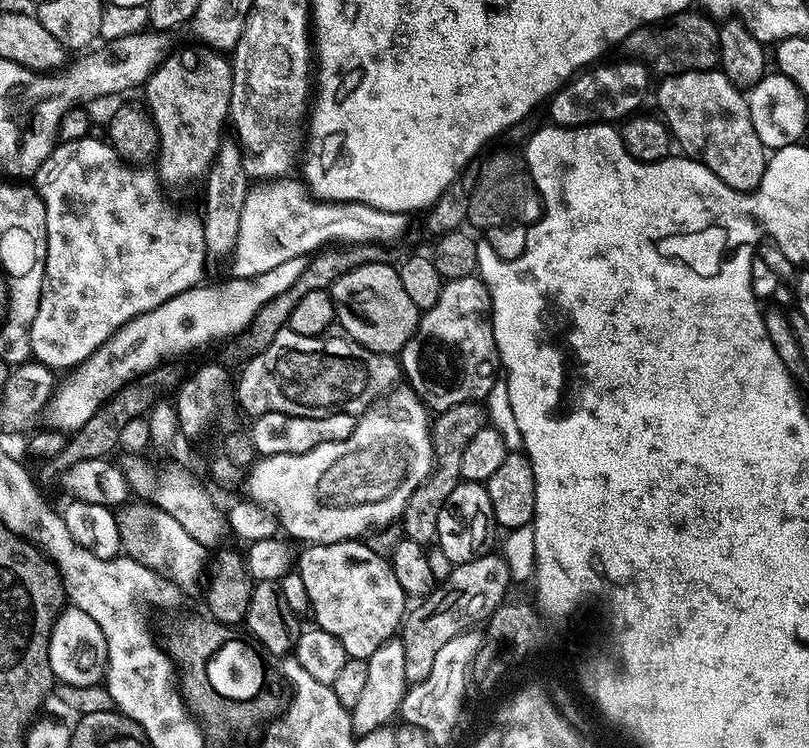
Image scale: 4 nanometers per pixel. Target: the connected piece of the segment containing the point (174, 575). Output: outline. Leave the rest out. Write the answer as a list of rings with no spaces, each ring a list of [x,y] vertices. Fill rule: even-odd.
[[[140,502],[132,503],[121,507],[116,517],[123,555],[136,559],[142,566],[171,578],[183,590],[194,587],[199,580],[201,583],[206,572],[206,549],[198,542],[194,542],[194,538],[190,538],[190,534],[182,530],[182,522],[170,518],[170,514],[161,512],[155,506],[145,506]]]

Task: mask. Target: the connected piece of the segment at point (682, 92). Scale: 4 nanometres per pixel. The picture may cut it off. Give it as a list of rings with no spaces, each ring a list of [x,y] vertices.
[[[713,70],[711,72],[680,72],[676,76],[665,76],[659,81],[660,85],[656,88],[656,104],[659,115],[662,117],[665,124],[668,126],[668,131],[672,134],[673,141],[680,142],[683,138],[688,143],[688,148],[692,154],[698,154],[699,159],[709,168],[718,178],[722,178],[722,182],[726,182],[726,186],[730,186],[733,192],[751,192],[762,182],[764,168],[767,166],[769,157],[766,155],[764,143],[758,138],[758,130],[754,130],[754,122],[750,122],[750,110],[745,93],[741,89],[736,88],[731,84],[730,79],[721,70]]]

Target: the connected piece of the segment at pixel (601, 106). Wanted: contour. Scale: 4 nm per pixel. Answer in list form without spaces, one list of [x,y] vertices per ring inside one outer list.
[[[624,58],[617,64],[597,63],[581,71],[571,82],[547,101],[546,109],[551,123],[563,124],[566,128],[577,128],[579,124],[603,124],[620,122],[633,115],[644,100],[648,88],[649,65],[636,58]]]

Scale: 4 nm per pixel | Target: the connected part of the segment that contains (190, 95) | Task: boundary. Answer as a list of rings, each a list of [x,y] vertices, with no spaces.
[[[203,42],[193,43],[189,48],[173,47],[142,88],[148,99],[146,111],[160,139],[158,176],[168,184],[199,181],[207,173],[222,143],[224,119],[226,122],[230,116],[232,66],[229,57]]]

